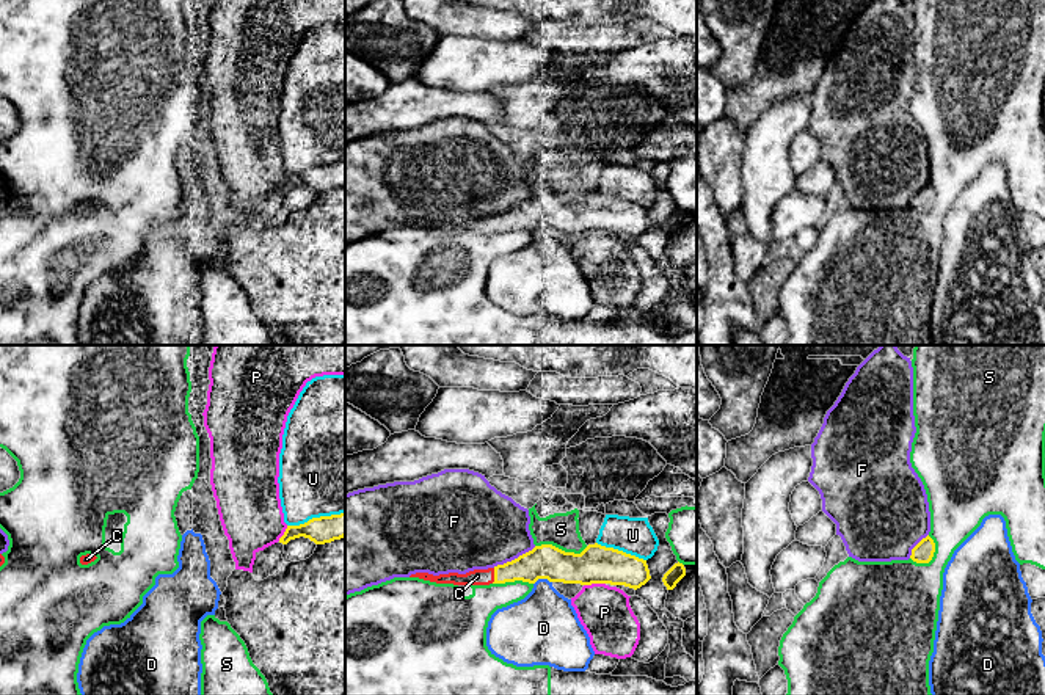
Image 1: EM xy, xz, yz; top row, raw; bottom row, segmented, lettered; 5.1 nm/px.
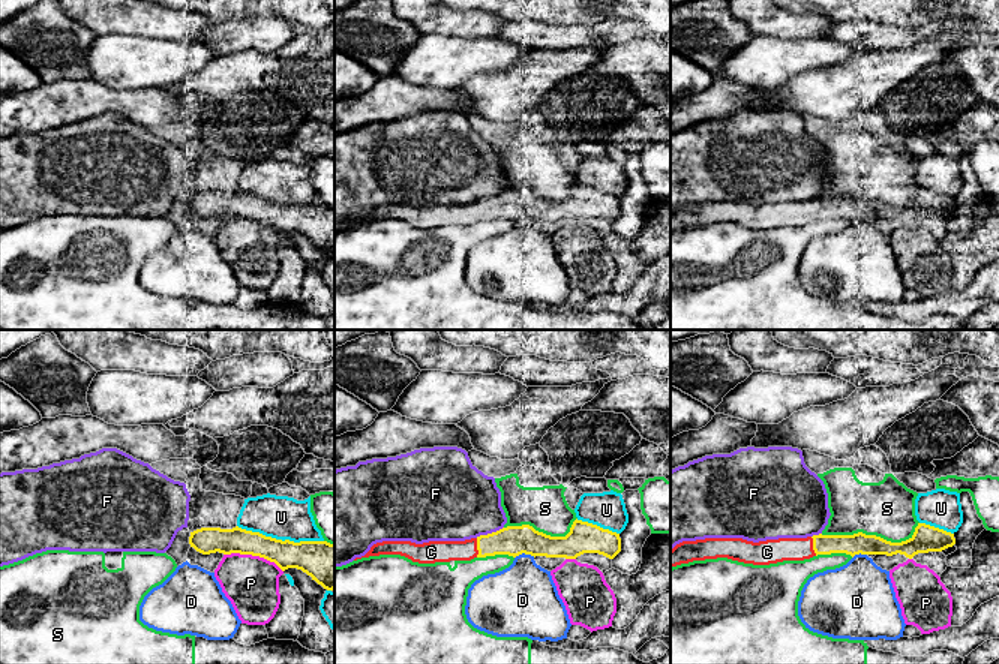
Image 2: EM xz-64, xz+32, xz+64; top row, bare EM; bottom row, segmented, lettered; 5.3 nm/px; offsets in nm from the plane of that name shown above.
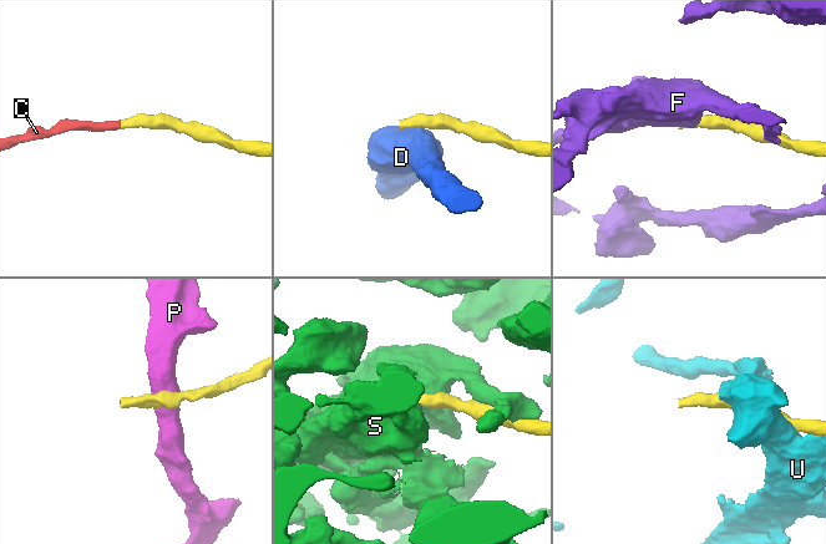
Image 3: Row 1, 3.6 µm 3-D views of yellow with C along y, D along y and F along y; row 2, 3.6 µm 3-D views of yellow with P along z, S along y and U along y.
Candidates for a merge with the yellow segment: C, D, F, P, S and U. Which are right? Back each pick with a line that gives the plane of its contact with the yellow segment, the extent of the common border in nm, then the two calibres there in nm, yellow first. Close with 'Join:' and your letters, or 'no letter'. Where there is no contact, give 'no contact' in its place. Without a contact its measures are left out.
C: xz | 80 nm | 160/80 nm
Join: C

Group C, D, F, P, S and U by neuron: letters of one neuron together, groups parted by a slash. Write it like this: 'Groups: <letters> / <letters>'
Groups: C / D / F / P / S / U

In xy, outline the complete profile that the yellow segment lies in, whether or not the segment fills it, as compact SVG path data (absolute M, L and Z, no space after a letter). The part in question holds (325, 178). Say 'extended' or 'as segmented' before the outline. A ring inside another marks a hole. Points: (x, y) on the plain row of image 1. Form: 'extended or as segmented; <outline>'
as segmented; M345 162L312 166L300 174L287 174L279 191L287 193L295 187L309 187L315 193L331 191L345 185Z

